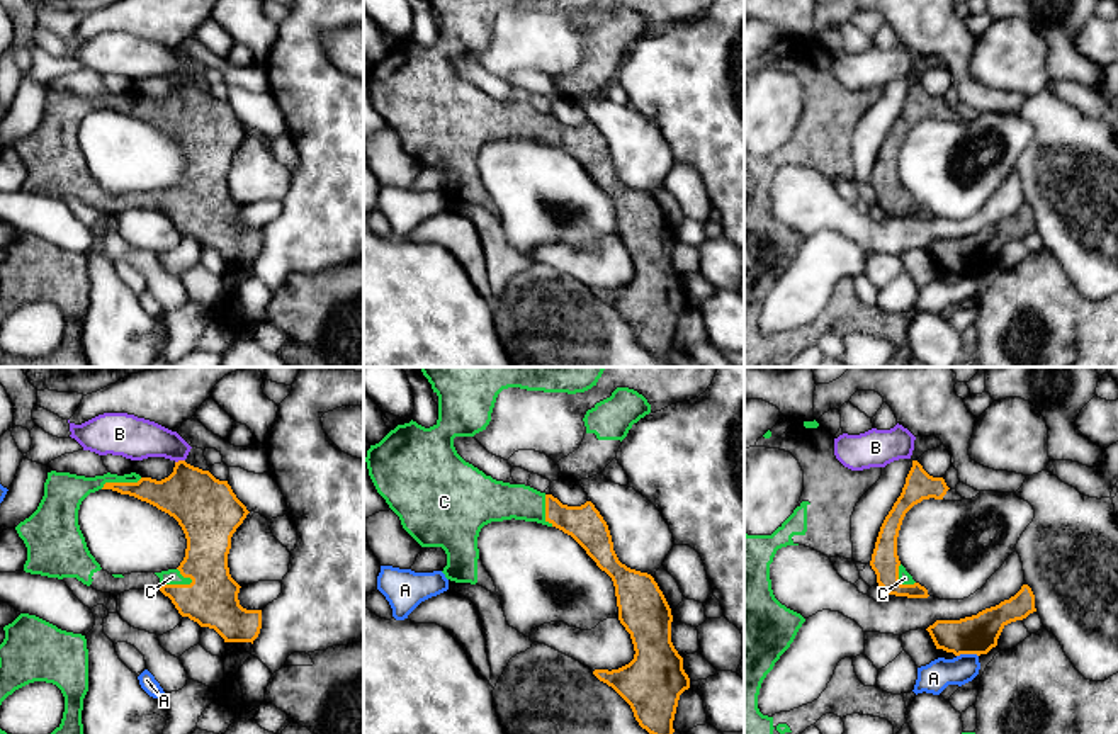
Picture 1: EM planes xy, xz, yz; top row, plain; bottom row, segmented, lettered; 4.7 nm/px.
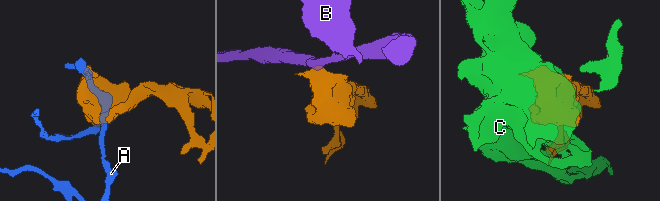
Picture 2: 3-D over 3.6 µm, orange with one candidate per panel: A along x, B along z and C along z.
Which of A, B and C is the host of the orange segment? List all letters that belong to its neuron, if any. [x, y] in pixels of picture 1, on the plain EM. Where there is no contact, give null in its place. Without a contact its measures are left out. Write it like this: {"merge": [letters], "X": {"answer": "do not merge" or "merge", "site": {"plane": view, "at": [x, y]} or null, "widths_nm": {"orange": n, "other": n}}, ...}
{"merge": ["C"], "A": {"answer": "do not merge", "site": {"plane": "yz", "at": [967, 272]}, "widths_nm": {"orange": 190, "other": 140}}, "B": {"answer": "do not merge", "site": {"plane": "xy", "at": [179, 80]}, "widths_nm": {"orange": 300, "other": 200}}, "C": {"answer": "merge", "site": {"plane": "xy", "at": [175, 204]}, "widths_nm": {"orange": 260, "other": 80}}}

